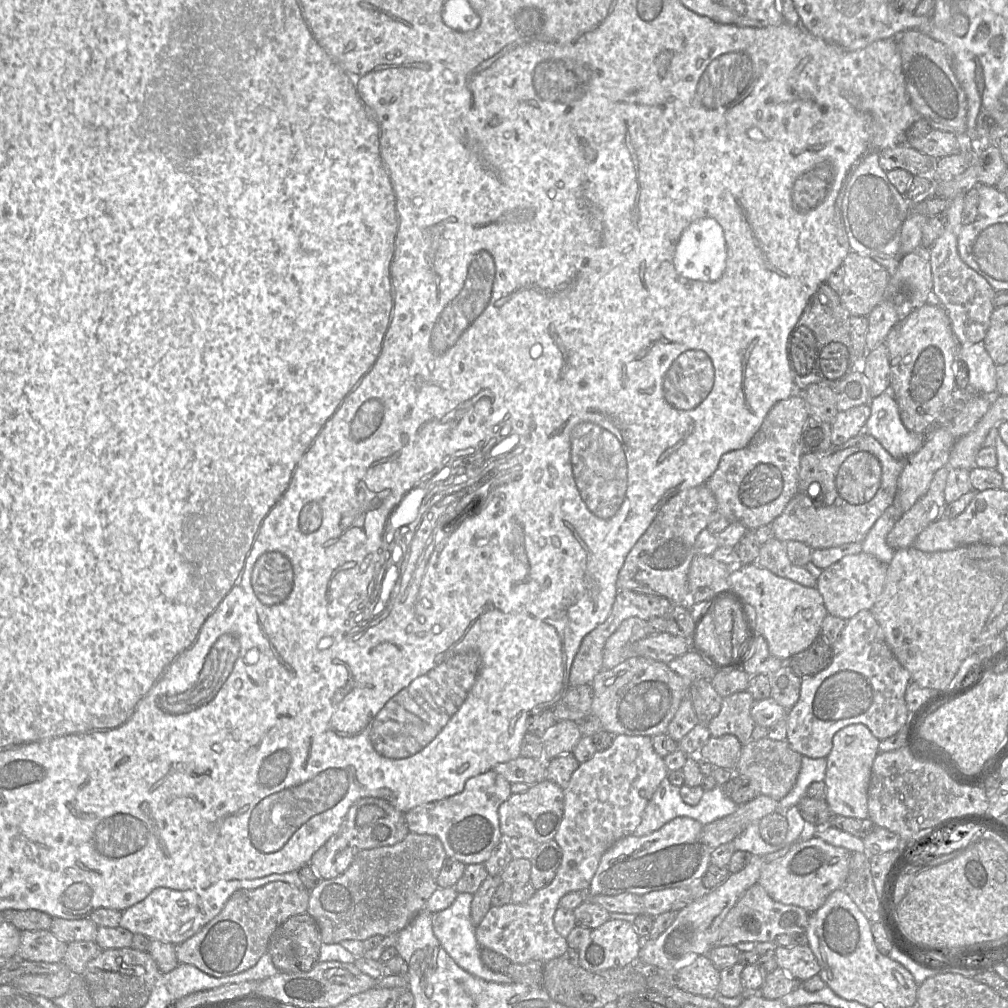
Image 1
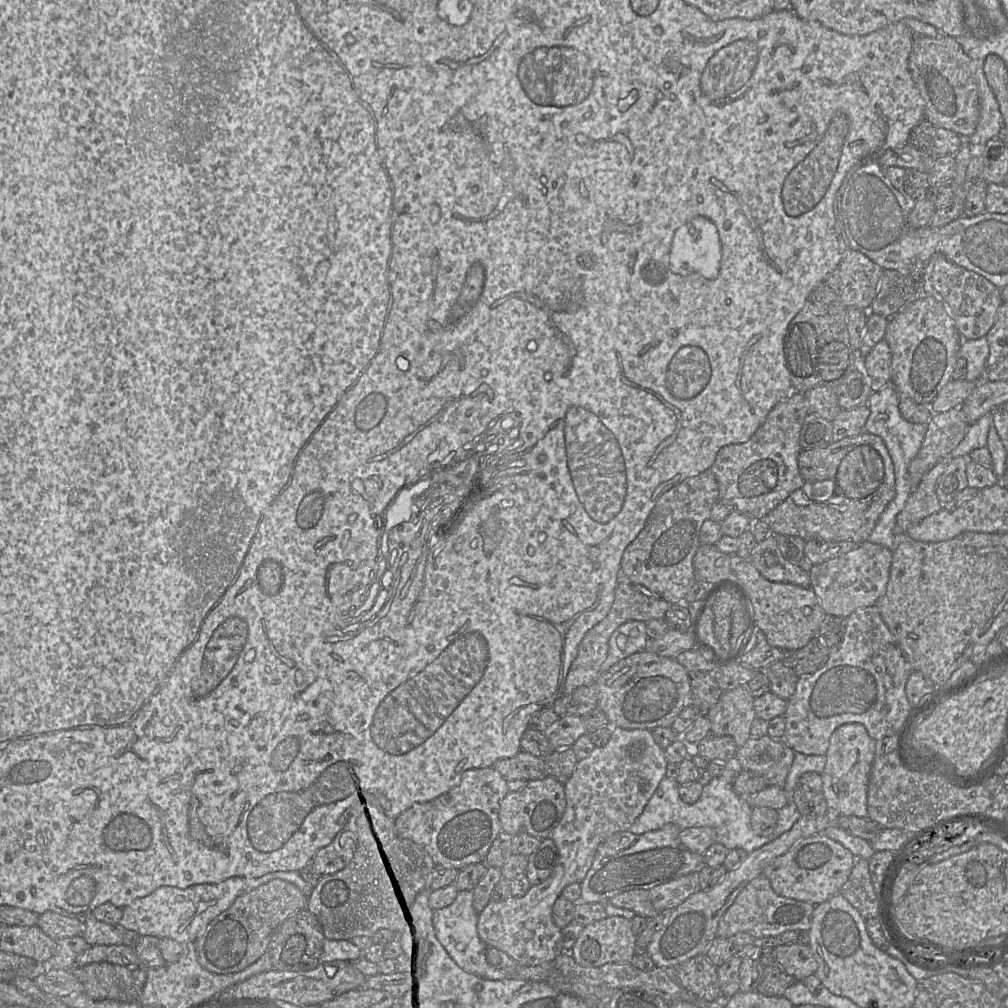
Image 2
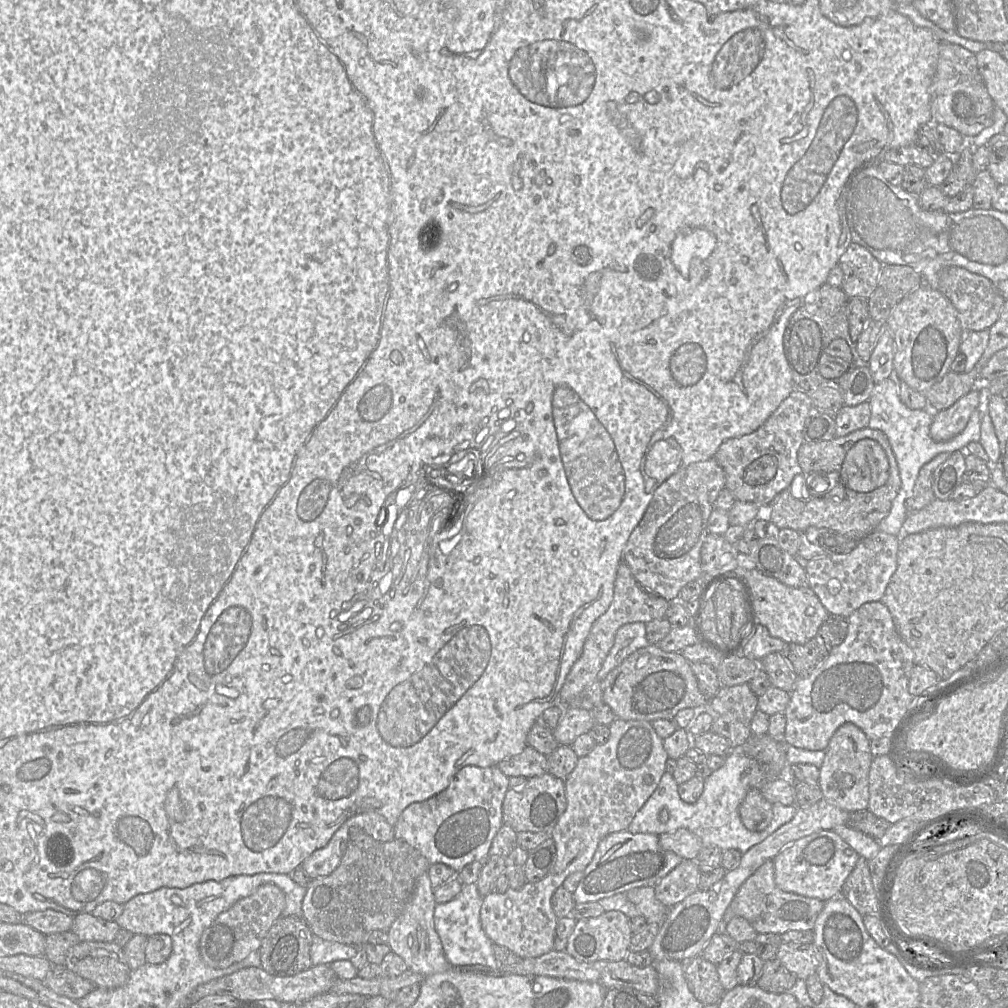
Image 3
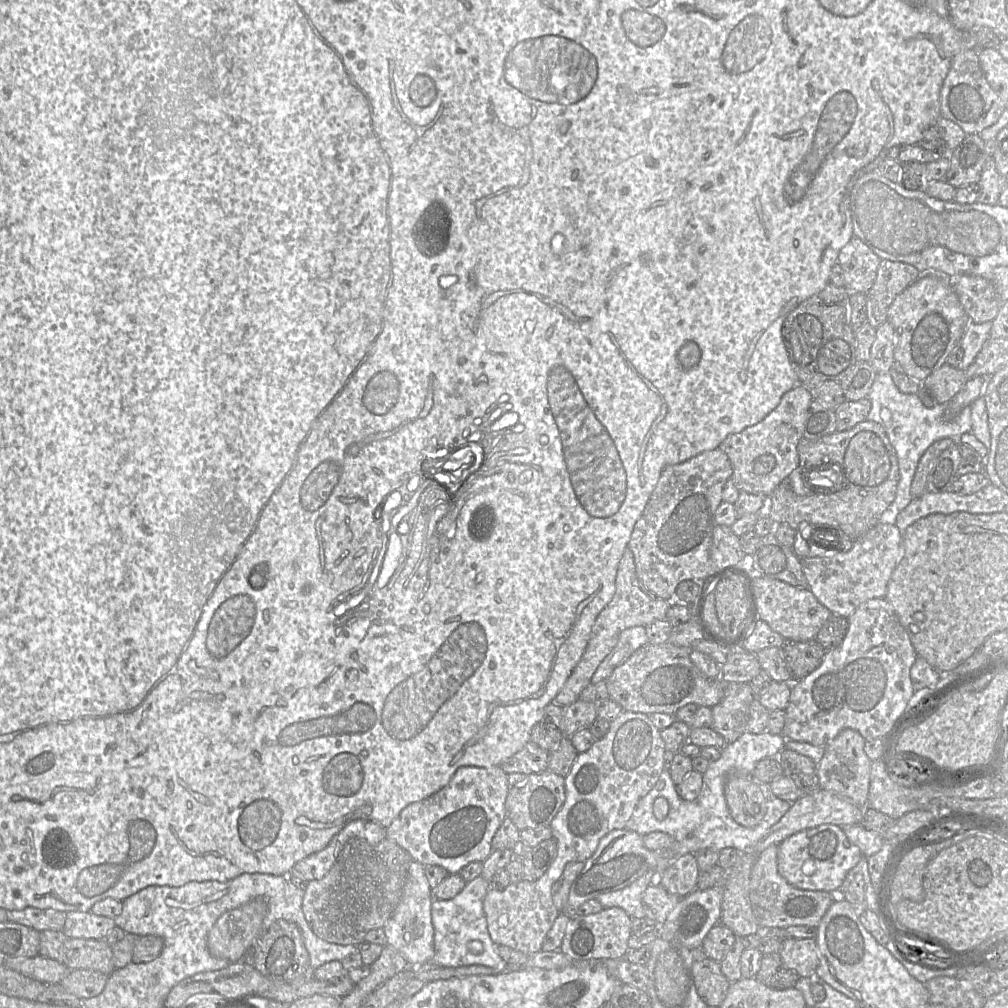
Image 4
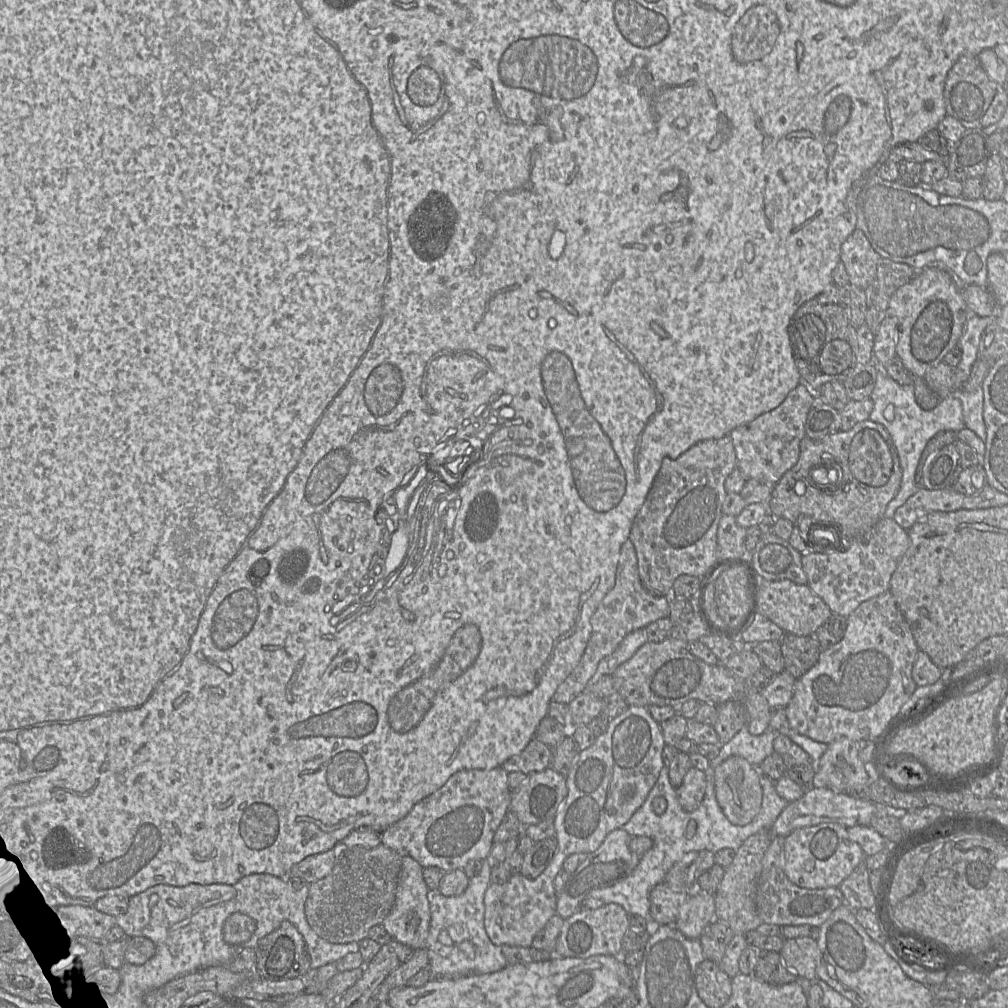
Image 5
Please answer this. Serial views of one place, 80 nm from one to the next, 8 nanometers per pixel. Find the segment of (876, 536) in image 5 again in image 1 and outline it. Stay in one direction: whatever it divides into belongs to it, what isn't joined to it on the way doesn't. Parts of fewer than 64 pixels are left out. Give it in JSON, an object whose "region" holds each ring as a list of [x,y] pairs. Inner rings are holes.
{"region":[[[861,551],[846,555],[823,569],[817,578],[816,589],[823,597],[828,614],[847,621],[861,610],[870,610],[882,593],[887,565]]]}

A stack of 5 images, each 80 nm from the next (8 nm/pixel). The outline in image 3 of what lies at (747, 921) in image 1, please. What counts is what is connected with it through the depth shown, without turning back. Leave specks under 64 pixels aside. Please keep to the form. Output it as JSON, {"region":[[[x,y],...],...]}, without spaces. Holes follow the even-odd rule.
{"region":[[[767,860],[741,885],[724,914],[724,923],[739,916],[746,919],[757,933],[783,934],[790,930],[813,930],[826,901],[786,892],[774,880],[773,860]]]}

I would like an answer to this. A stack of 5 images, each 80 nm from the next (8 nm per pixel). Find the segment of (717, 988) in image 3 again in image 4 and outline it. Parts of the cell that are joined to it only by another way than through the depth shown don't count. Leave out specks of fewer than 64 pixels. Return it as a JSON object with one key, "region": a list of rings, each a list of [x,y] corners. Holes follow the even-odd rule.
{"region":[[[700,956],[692,965],[691,975],[697,993],[704,1003],[707,1006],[719,1007],[731,984],[722,973],[720,963]]]}

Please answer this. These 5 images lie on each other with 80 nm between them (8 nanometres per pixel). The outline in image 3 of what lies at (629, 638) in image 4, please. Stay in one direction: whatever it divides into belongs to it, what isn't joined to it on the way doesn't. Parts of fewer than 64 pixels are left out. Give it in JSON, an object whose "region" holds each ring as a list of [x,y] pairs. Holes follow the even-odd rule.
{"region":[[[643,622],[627,623],[621,626],[616,634],[598,675],[597,680],[602,681],[610,671],[619,666],[629,655],[650,645],[646,636],[646,625]]]}

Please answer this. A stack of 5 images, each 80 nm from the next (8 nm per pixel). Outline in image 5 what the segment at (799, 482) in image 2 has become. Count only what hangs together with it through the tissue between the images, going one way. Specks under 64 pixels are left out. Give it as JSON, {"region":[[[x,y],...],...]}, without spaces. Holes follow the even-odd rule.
{"region":[[[800,382],[779,406],[729,433],[736,452],[737,467],[746,481],[776,484],[797,463],[801,441],[806,437],[805,423],[814,394],[808,385]]]}

